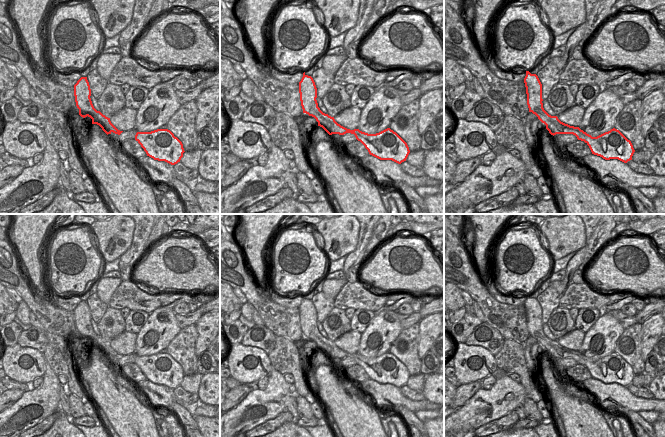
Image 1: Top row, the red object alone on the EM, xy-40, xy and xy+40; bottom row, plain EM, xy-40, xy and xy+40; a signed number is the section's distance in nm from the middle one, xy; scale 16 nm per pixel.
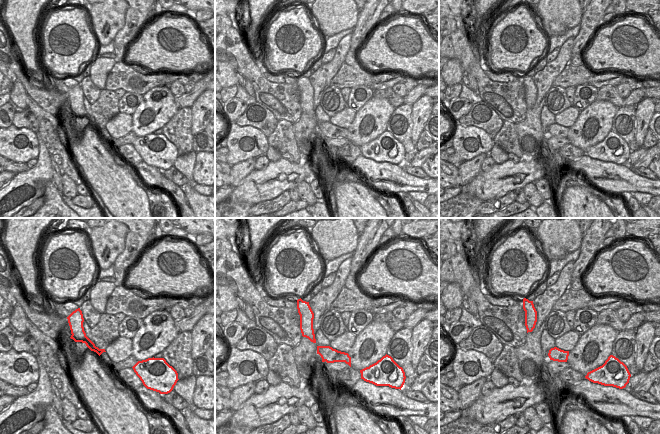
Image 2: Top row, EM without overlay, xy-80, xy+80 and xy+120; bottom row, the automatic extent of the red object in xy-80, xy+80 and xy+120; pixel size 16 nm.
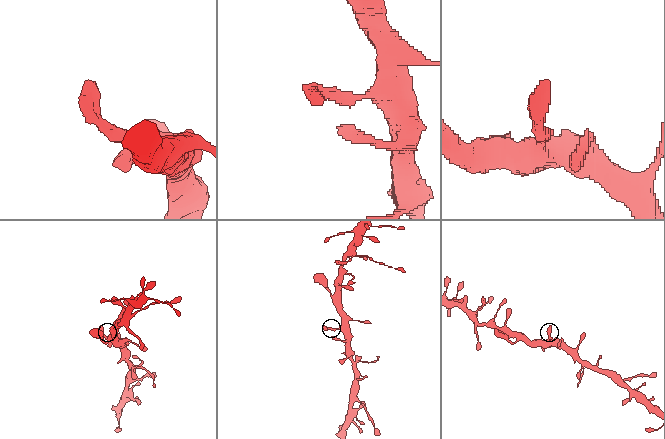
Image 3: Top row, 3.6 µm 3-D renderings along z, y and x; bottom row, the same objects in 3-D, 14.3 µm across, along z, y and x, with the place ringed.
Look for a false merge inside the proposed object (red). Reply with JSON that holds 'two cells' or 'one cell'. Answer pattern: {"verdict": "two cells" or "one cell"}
{"verdict": "one cell"}

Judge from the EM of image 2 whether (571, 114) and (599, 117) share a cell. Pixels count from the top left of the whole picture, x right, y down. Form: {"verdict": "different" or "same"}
{"verdict": "different"}

